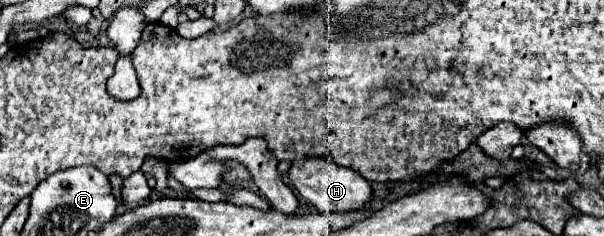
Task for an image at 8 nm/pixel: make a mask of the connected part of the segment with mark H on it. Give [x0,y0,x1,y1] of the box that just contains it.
[289,157,371,213]

